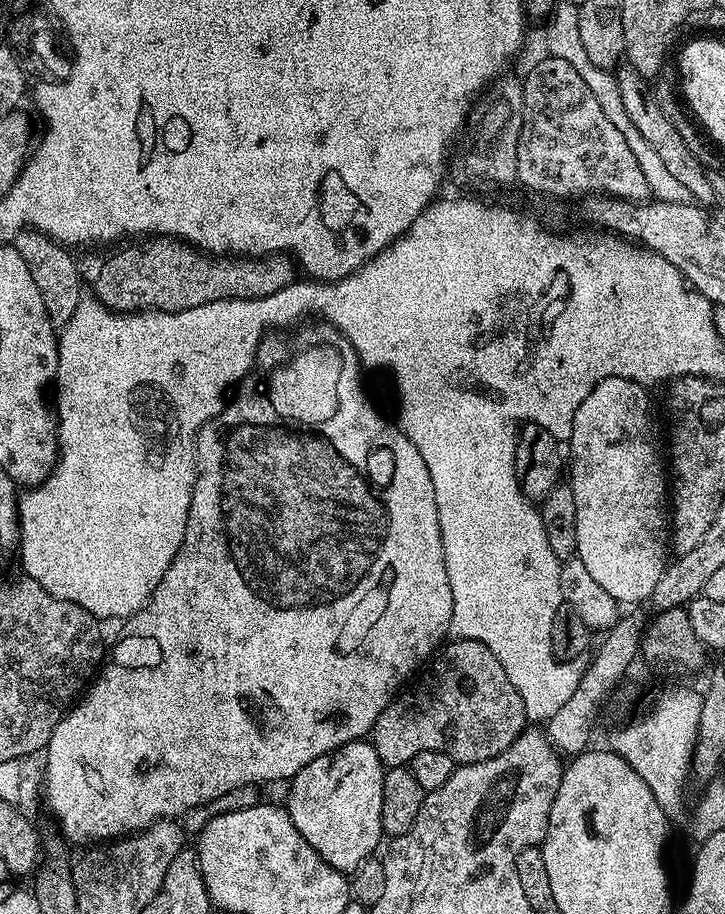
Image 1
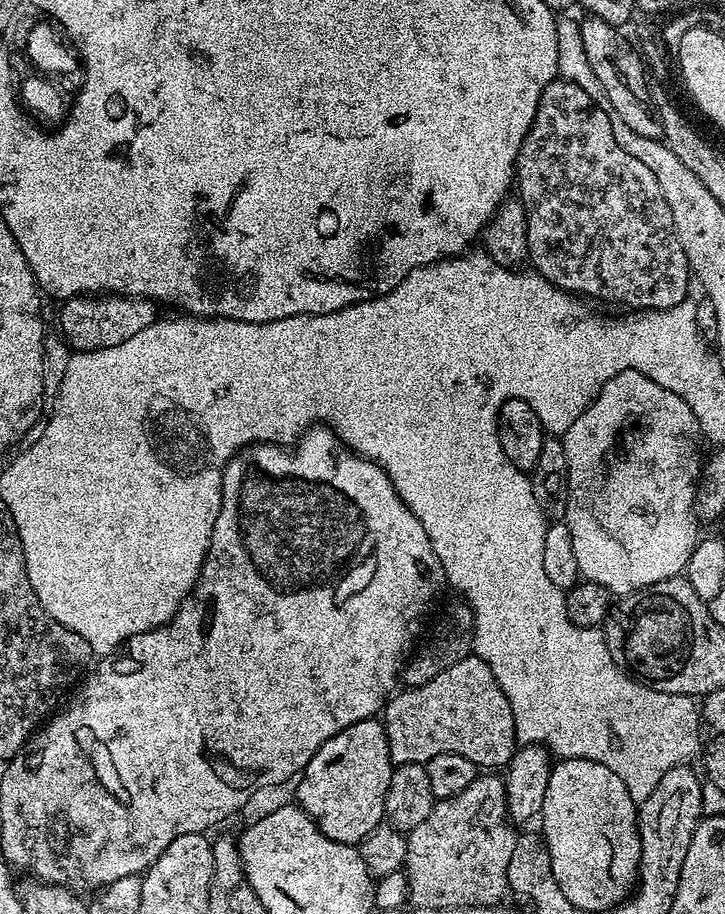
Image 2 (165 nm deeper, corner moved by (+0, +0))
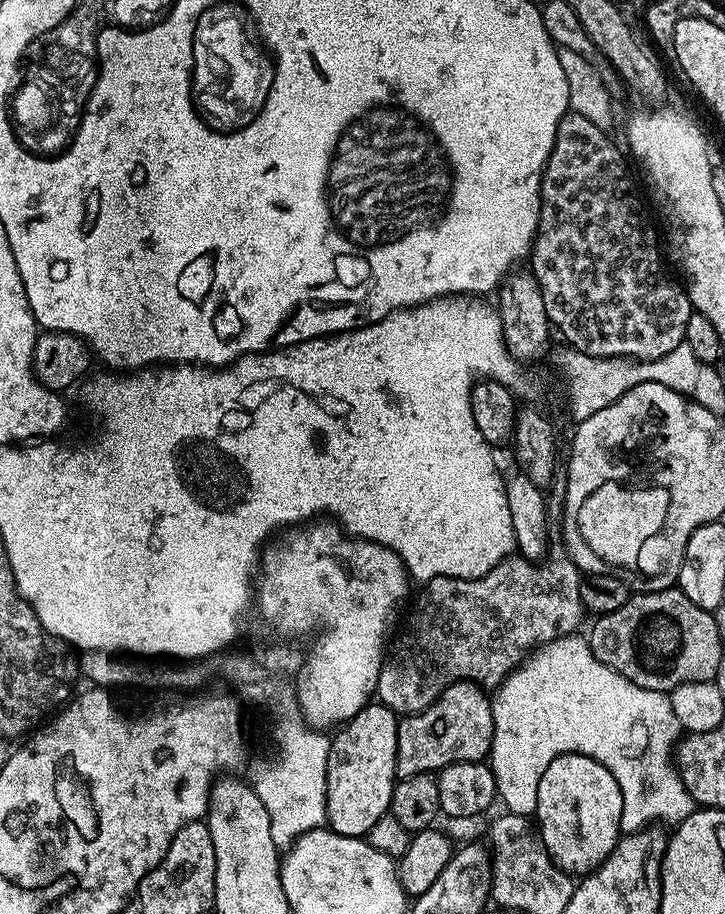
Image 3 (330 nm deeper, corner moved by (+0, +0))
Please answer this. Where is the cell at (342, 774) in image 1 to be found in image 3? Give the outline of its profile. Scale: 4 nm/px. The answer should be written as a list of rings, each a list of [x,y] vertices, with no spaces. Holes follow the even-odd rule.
[[[369,702],[337,732],[340,733],[331,737],[332,749],[328,755],[326,824],[332,831],[343,836],[364,838],[371,827],[390,812],[392,791],[398,781],[398,716],[385,704]]]

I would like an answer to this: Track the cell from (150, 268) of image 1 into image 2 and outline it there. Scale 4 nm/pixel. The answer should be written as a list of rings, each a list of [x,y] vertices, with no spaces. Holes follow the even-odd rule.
[[[93,294],[75,296],[63,301],[60,308],[60,327],[58,332],[65,343],[78,352],[102,350],[106,346],[118,346],[134,334],[142,334],[146,326],[158,319],[158,308],[153,301],[143,296],[118,296],[115,294]]]

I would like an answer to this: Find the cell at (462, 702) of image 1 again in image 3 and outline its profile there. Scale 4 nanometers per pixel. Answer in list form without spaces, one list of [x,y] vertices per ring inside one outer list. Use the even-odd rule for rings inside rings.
[[[459,680],[451,684],[437,700],[424,709],[405,715],[398,723],[398,750],[396,751],[396,775],[403,778],[426,773],[435,773],[448,764],[457,764],[463,760],[483,761],[492,750],[494,718],[489,693],[471,680]]]

